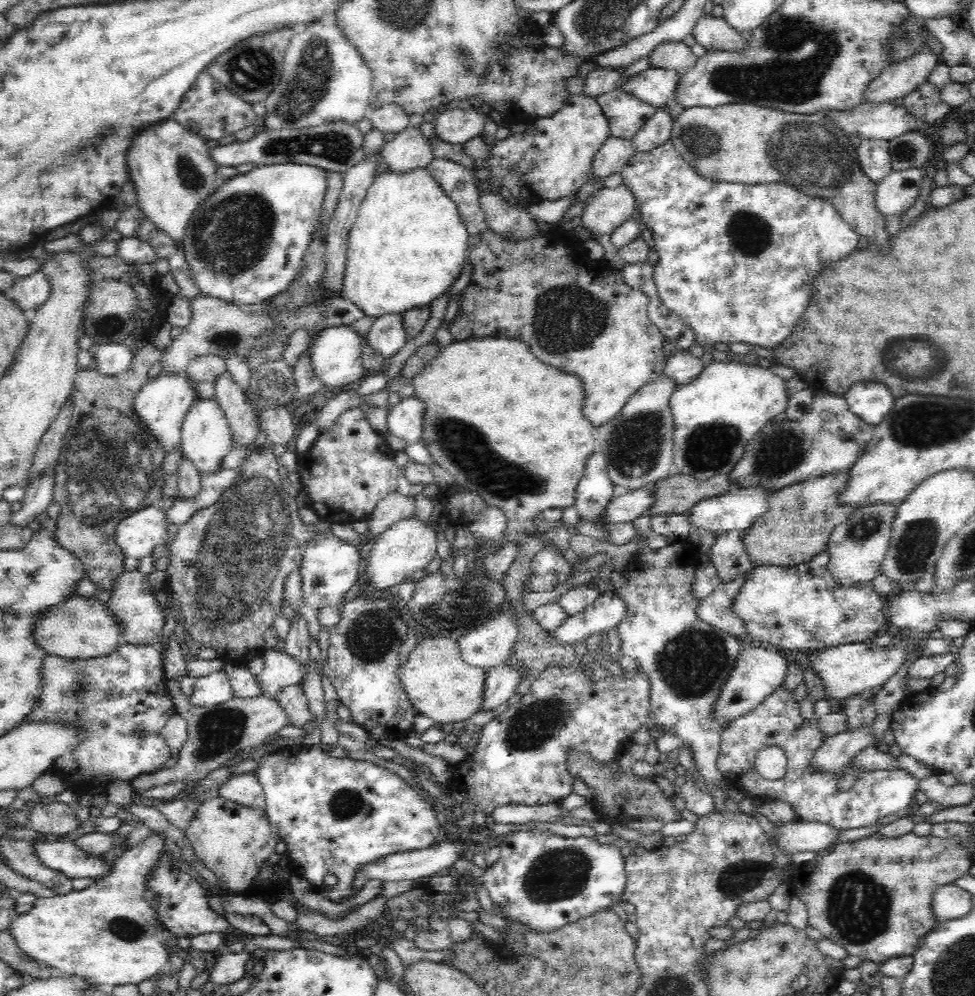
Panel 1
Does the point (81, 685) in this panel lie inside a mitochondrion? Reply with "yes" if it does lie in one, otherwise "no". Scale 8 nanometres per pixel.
yes

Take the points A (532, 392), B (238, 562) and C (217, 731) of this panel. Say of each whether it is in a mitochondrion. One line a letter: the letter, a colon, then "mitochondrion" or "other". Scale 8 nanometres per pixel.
A: other
B: mitochondrion
C: mitochondrion

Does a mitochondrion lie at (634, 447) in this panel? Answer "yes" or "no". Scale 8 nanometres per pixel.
yes

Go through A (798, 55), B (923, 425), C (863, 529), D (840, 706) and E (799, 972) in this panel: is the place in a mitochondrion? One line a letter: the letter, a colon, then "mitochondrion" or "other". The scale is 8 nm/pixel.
A: mitochondrion
B: mitochondrion
C: mitochondrion
D: other
E: other

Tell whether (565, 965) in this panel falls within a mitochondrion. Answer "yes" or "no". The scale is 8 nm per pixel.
yes

